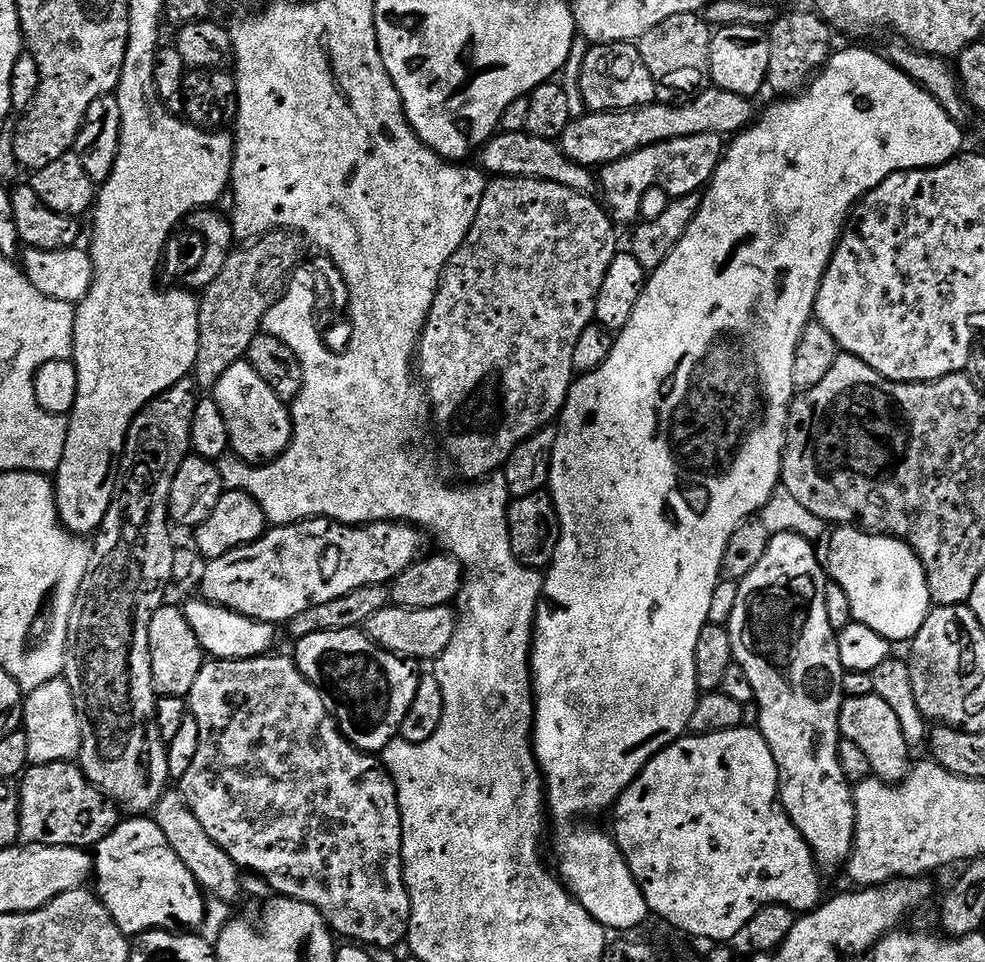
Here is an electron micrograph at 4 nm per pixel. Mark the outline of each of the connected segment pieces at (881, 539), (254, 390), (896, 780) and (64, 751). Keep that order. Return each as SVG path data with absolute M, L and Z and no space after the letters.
M840 526L827 537L828 560L826 556L826 571L831 583L846 592L852 610L852 619L862 626L868 626L875 634L891 642L904 640L910 642L922 630L922 622L926 622L934 605L928 589L928 572L916 551L905 542L893 536L881 536L874 532L865 532L855 526Z
M247 359L234 362L234 366L230 366L230 370L226 370L226 374L215 377L214 384L216 384L216 389L210 392L210 396L216 400L222 416L225 418L231 451L239 459L243 460L245 464L259 466L276 460L287 450L288 443L292 440L292 413L289 405L280 400L278 394L274 394L274 390L270 390L270 386L266 386L266 382L262 382L258 370L254 370L254 366L250 366Z
M878 695L845 699L840 711L840 735L854 742L870 758L872 775L888 784L899 784L910 771L910 749L894 711Z
M67 679L51 680L46 686L38 686L38 690L27 693L22 731L29 743L28 759L33 765L72 762L81 755L86 728Z

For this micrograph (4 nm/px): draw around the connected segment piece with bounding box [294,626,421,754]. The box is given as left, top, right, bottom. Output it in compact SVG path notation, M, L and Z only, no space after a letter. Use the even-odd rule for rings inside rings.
M343 626L302 637L296 644L294 659L300 673L311 684L319 685L321 676L323 687L330 696L332 691L334 715L344 737L362 752L383 753L394 736L393 733L376 732L376 720L381 720L392 730L399 729L418 694L421 673L416 672L417 665L382 650L360 628Z

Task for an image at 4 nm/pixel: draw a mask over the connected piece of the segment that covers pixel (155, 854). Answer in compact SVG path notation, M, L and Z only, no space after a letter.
M152 818L125 819L96 845L94 888L116 925L132 938L153 930L196 930L204 920L205 893Z

